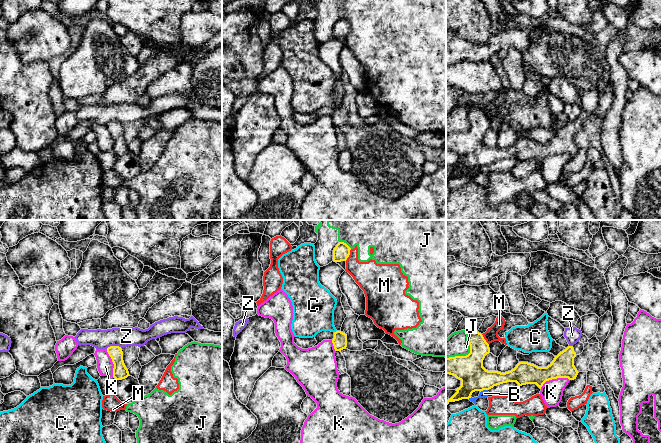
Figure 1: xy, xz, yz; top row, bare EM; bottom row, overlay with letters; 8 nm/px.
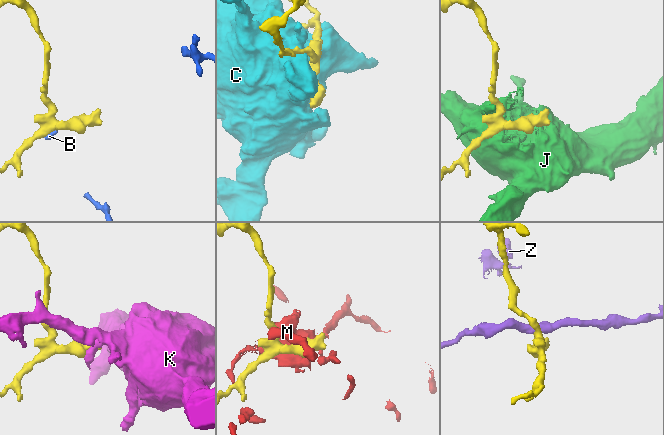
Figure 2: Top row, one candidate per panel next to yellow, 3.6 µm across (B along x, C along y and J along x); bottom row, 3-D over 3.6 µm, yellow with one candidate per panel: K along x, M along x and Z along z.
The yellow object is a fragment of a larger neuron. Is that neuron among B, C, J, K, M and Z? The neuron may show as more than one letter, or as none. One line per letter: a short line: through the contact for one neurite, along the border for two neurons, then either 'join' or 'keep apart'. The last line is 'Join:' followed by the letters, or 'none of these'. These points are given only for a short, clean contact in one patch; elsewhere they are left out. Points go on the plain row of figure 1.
B: line yz (487, 165), (483, 165), (480, 168); keep apart
C: keep apart
J: keep apart
K: line yz (569, 155), (552, 154), (547, 156), (540, 164); keep apart
M: keep apart
Z: line xy (121, 123), (108, 122), (106, 124); keep apart
Join: none of these

